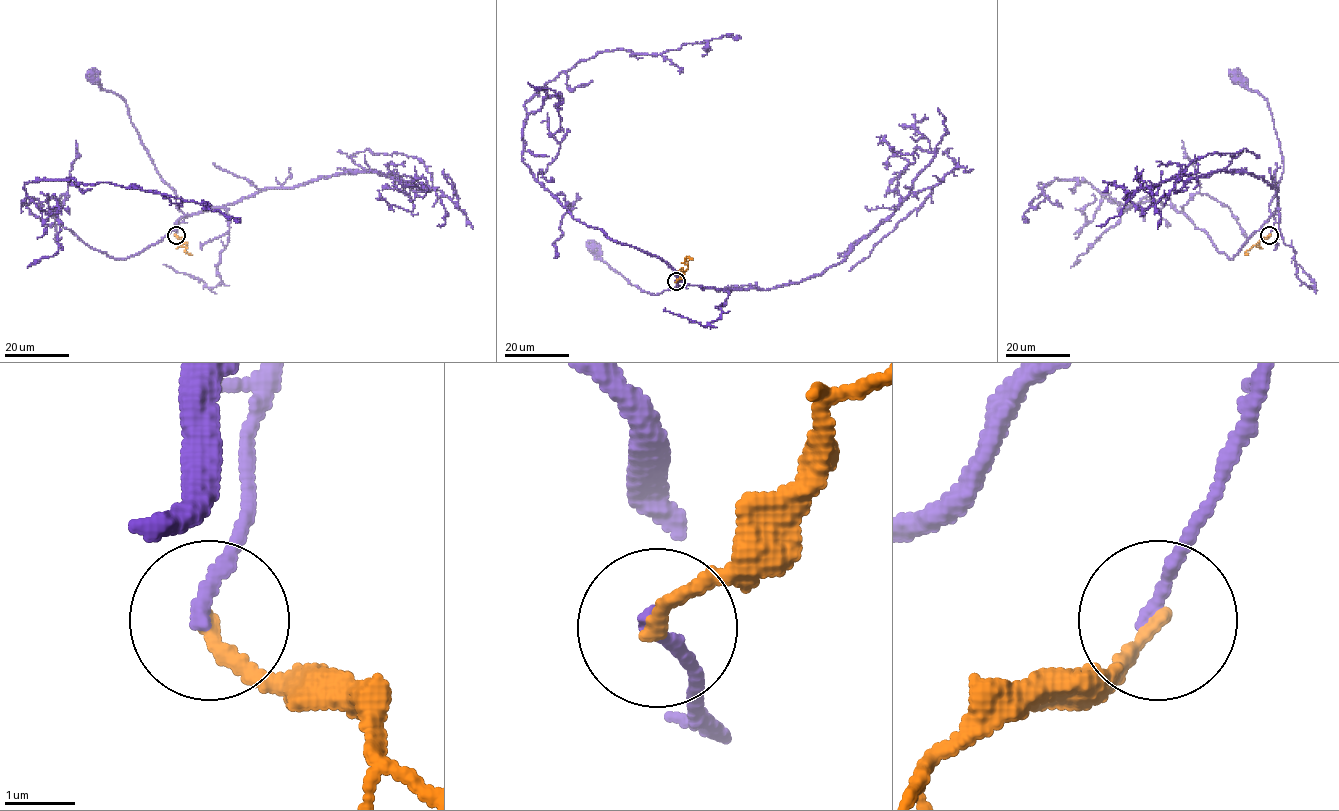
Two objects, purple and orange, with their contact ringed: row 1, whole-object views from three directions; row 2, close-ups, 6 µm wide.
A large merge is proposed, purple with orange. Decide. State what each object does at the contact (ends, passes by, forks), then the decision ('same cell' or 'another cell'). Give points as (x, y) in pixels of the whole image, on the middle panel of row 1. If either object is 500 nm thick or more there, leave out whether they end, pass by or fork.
purple ends there; orange ends there; another cell

